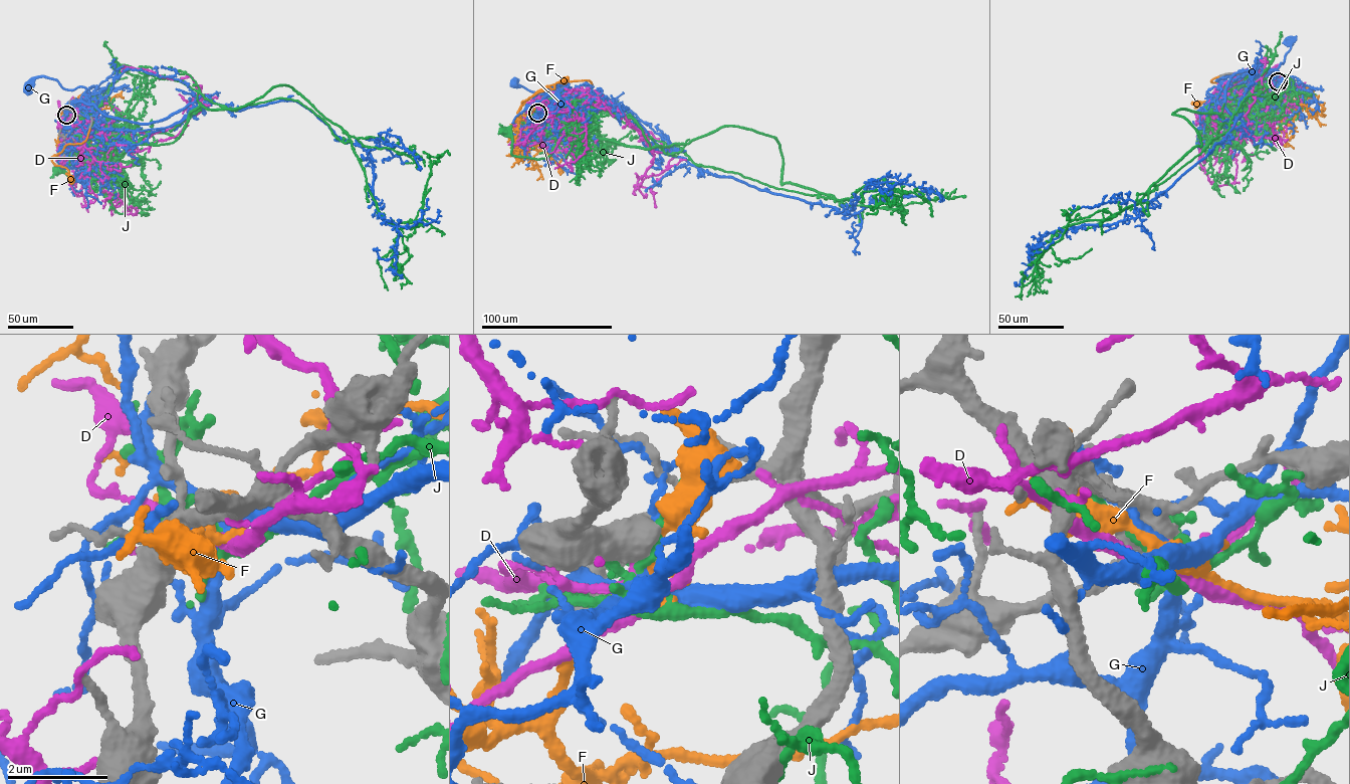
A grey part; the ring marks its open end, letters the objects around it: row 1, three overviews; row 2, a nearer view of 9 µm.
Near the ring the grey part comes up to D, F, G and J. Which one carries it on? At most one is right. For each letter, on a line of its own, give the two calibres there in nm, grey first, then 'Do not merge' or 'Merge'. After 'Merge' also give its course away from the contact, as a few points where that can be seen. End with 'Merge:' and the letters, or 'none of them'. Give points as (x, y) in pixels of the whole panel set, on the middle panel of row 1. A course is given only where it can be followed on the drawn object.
D: Thickness 460 nm (grey) against 140 nm. Do not merge
F: Thickness 440 nm (grey) against 240 nm. Merge. Its course: (537, 113), (518, 129), (521, 102), (547, 86), (553, 88), (554, 83), (564, 80)
G: Thickness 440 nm (grey) against 100 nm. Do not merge
J: Thickness 480 nm (grey) against 100 nm. Do not merge
Merge: F

